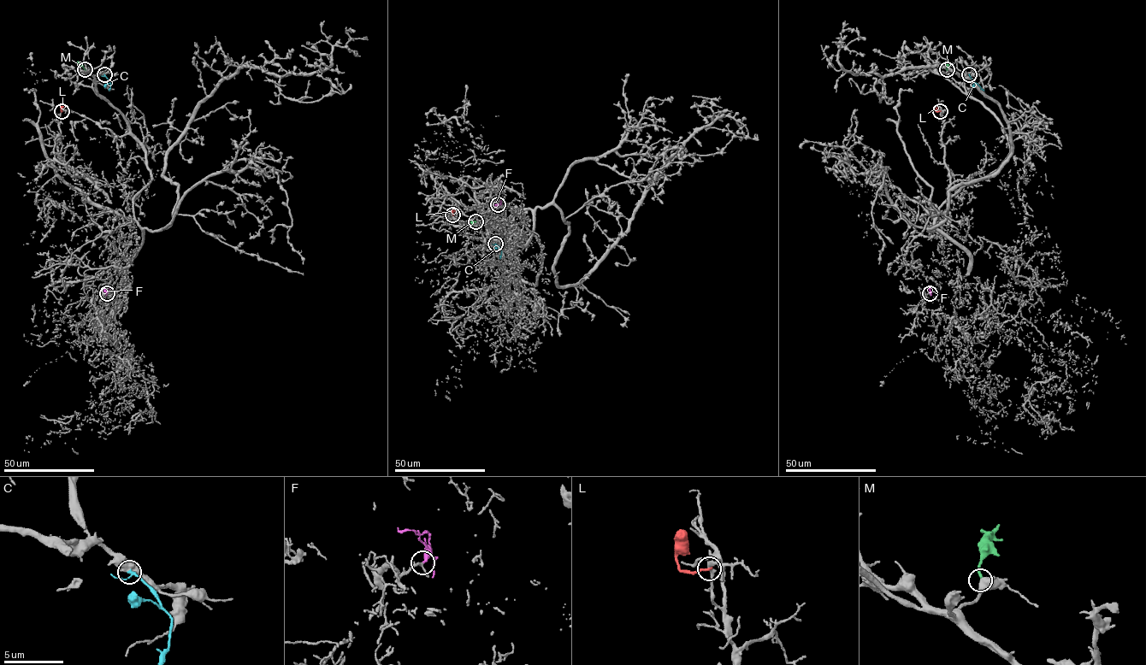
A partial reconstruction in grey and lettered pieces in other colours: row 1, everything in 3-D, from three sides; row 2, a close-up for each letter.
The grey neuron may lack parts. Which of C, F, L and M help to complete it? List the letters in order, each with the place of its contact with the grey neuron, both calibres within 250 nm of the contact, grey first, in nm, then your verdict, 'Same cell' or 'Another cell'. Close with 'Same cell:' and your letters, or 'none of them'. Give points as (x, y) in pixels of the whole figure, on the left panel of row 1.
C: Touches grey at (104, 74). Thickness 650 nm (grey) against 150 nm. Another cell
F: Touches grey at (107, 293). Thickness 190 nm (grey) against 260 nm. Same cell
L: Touches grey at (62, 111). Thickness 360 nm (grey) against 240 nm. Another cell
M: Touches grey at (85, 69). Thickness 480 nm (grey) against 240 nm. Same cell
Same cell: F, M

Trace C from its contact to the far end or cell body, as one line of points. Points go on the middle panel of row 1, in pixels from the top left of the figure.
C: (495, 244), (501, 251), (499, 258)

